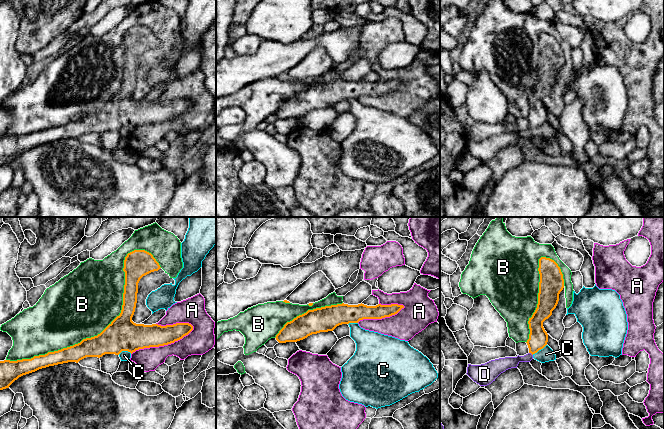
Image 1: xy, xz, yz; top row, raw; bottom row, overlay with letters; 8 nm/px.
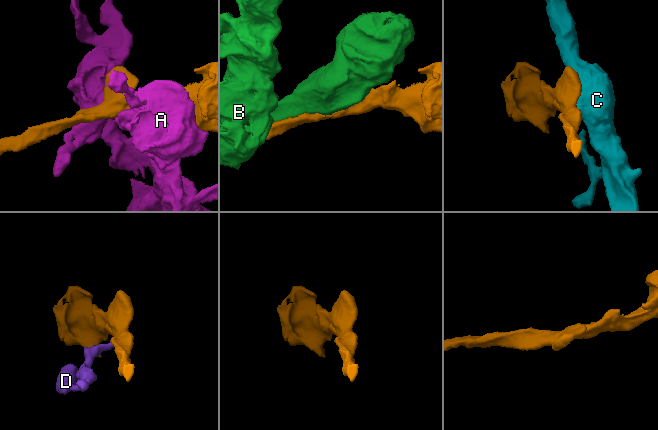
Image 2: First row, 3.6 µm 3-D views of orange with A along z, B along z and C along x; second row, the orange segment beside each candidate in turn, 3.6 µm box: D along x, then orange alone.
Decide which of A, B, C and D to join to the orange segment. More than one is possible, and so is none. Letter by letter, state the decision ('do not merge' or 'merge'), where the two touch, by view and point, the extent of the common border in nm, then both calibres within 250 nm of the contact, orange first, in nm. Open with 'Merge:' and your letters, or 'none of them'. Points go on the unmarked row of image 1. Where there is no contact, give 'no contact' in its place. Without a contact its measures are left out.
Merge: none of them
A: do not merge; contact xy (163, 121); length 550 nm; calibres 220 and 190 nm
B: do not merge; contact xy (109, 100); length 1450 nm; calibres 260 and 500 nm
C: do not merge; contact yz (539, 125); length 150 nm; calibres 160 and 120 nm
D: do not merge; contact yz (531, 129); length 40 nm; calibres 160 and 110 nm

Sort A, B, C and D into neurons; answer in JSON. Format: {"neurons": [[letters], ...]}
{"neurons": [["A"], ["B"], ["C", "D"]]}

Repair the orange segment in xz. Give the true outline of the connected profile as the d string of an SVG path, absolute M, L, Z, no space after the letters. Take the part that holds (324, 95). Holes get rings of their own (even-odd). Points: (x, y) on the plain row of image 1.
M337 80L308 86L287 98L276 111L279 119L297 118L312 110L333 107L337 102L358 99L363 95L382 95L397 90L403 81L367 82L364 80Z

